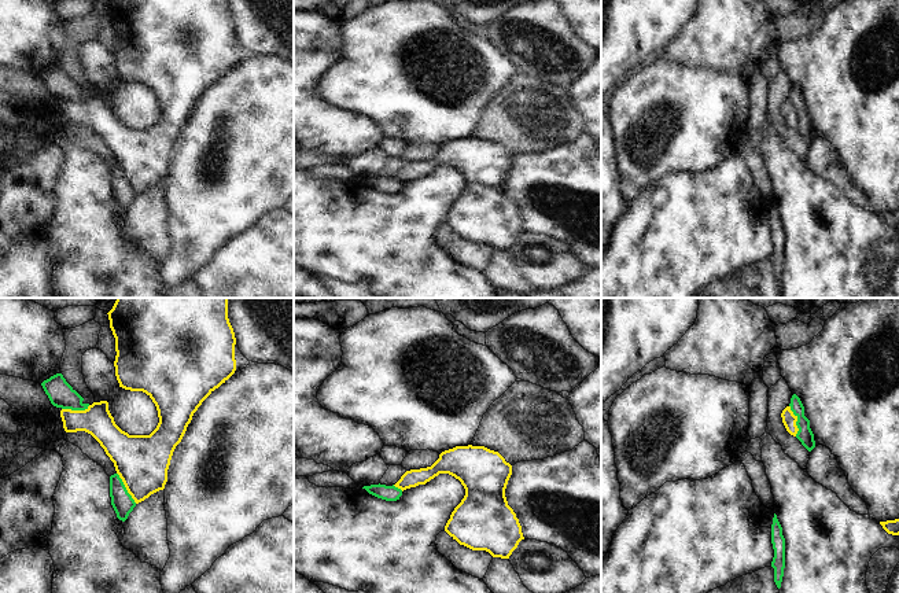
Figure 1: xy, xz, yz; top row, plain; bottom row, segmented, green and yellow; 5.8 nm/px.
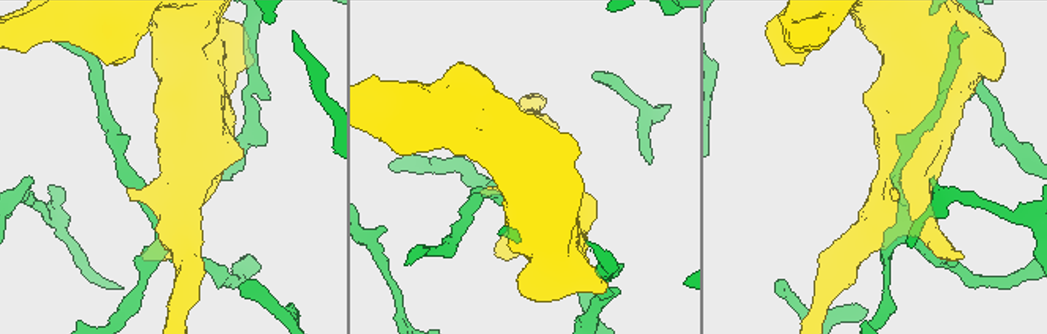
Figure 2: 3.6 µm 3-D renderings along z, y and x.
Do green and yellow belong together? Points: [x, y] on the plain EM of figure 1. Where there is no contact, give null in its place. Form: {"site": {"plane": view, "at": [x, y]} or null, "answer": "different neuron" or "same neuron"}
{"site": {"plane": "yz", "at": [798, 113]}, "answer": "different neuron"}

